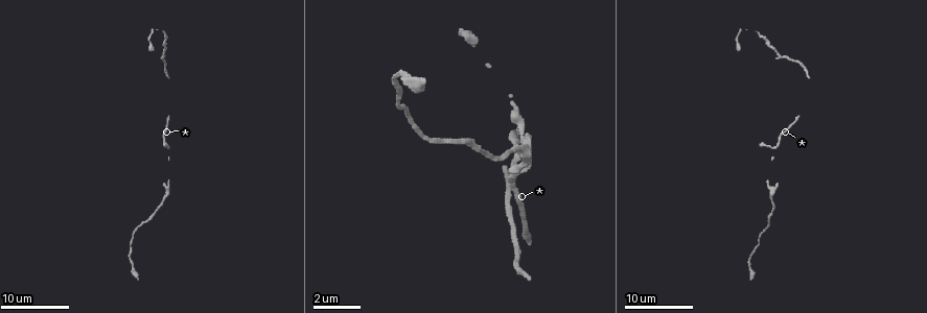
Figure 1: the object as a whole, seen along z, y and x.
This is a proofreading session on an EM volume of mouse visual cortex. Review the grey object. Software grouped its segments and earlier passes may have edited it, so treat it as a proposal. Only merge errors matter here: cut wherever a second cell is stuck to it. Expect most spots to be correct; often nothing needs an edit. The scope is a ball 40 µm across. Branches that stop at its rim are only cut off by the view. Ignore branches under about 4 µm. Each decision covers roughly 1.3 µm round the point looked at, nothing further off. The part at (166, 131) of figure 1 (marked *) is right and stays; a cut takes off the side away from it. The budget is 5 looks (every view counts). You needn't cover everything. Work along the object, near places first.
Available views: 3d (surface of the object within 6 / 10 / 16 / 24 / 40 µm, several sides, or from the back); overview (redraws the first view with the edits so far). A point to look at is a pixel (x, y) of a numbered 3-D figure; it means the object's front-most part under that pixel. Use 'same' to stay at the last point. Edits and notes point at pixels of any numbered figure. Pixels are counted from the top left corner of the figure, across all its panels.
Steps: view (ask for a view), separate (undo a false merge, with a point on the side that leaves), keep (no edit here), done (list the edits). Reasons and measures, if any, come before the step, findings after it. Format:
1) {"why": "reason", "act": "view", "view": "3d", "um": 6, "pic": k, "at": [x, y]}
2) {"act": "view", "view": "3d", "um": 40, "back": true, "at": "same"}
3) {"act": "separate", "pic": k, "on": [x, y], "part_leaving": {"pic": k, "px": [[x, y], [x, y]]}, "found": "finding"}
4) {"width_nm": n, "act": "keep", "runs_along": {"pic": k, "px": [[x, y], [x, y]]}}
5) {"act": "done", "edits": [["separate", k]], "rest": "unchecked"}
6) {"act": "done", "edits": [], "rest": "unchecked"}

{"why": "thick turns thin", "act": "view", "view": "3d", "um": 24, "pic": 1, "at": [527, 137]}

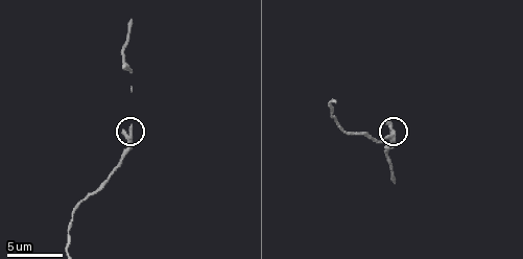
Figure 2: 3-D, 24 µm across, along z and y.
{"act": "view", "view": "3d", "um": 10, "pic": 2, "at": [129, 129]}

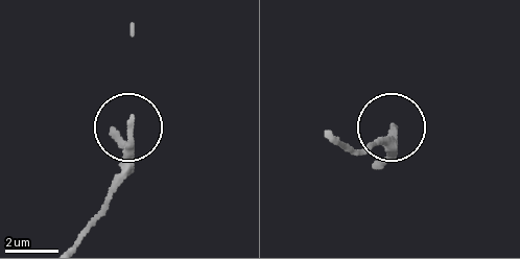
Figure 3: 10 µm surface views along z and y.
{"act": "keep", "found": "continuous, no second cell"}

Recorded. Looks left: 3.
{"act": "view", "view": "3d", "um": 16, "pic": 2, "at": [132, 73]}

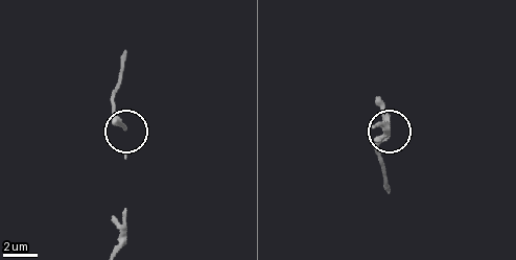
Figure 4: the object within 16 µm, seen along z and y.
{"act": "keep", "found": "one cell here"}

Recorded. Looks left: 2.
{"why": "sudden change in width", "act": "view", "view": "3d", "um": 16, "pic": 2, "at": [90, 194]}

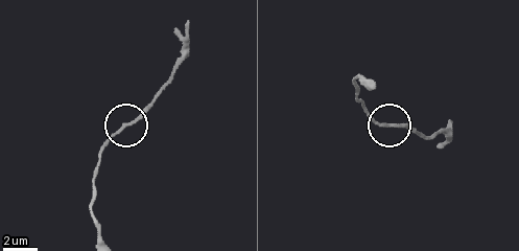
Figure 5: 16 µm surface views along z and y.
{"act": "view", "view": "3d", "um": 16, "back": true, "pic": 5, "at": [127, 126]}

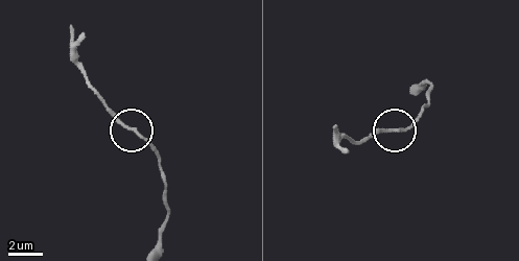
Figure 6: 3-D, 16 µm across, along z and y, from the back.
{"width_nm": 190, "act": "keep", "found": "one cell here"}

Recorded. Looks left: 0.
{"act": "done", "edits": [], "rest": "unchecked"}

